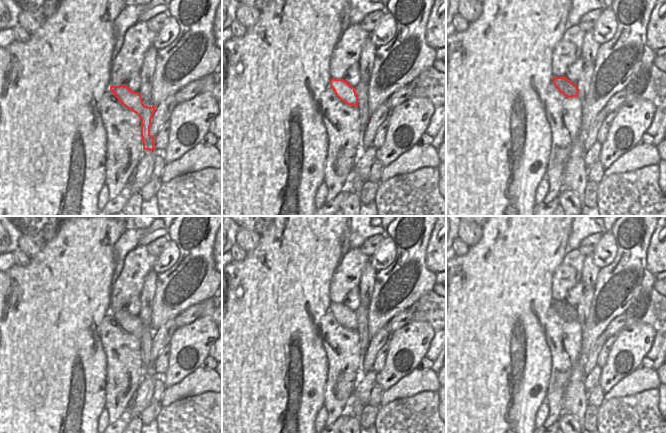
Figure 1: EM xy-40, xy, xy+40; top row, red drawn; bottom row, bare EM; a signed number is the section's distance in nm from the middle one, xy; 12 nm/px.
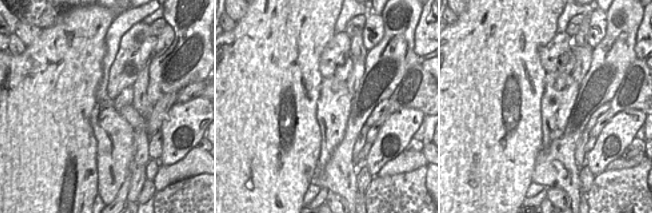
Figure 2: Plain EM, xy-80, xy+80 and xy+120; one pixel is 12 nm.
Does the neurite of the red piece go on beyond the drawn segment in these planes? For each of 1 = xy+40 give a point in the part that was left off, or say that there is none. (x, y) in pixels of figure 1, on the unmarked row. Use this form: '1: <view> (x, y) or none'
1: xy+40 (583, 309)

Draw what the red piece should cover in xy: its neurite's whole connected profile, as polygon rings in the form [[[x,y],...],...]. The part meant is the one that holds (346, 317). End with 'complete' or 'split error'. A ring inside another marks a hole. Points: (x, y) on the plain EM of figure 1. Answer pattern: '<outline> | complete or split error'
[[[361,299],[359,307],[355,311],[350,310],[344,303],[331,302],[330,304],[330,311],[334,314],[336,320],[347,329],[358,332],[363,355],[365,355],[371,339],[367,330],[369,303],[368,299]]] | split error

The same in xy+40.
[[[594,288],[586,289],[583,291],[581,300],[576,308],[570,306],[564,301],[553,301],[553,308],[564,320],[578,321],[581,324],[581,329],[586,324],[586,321],[590,314],[591,300],[594,295]]] | split error

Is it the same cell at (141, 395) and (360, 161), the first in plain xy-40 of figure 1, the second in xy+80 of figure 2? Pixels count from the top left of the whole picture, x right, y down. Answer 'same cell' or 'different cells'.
same cell

